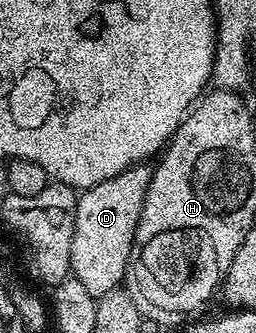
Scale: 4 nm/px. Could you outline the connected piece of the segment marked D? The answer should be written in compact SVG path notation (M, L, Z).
M148 162L135 163L123 169L123 173L107 181L99 181L99 185L84 188L78 194L75 233L71 237L71 275L72 278L83 281L87 293L100 297L118 290L124 284L125 270L135 241L135 229L143 213L143 201L147 197L147 185L151 185L152 176L153 167Z

